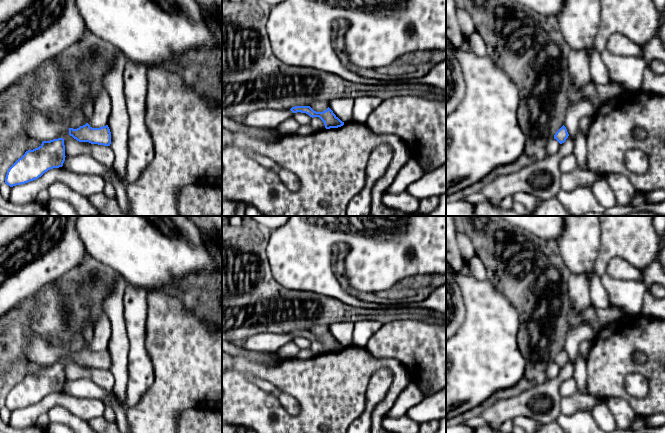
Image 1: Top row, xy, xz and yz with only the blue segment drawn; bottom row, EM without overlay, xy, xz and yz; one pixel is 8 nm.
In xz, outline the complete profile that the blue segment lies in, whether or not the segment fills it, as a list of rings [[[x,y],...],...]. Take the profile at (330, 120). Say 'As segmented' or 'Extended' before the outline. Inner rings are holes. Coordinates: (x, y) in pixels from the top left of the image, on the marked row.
As segmented. [[[295,106],[290,110],[293,113],[306,113],[312,118],[319,117],[324,122],[326,129],[338,128],[344,125],[344,122],[342,122],[329,107],[323,112],[316,112],[310,106]]]

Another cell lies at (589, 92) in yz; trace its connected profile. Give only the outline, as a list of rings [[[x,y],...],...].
[[[590,81],[587,85],[577,88],[571,82],[569,86],[569,107],[575,106],[582,100],[589,100],[598,111],[601,108],[602,101],[598,96],[596,84]]]

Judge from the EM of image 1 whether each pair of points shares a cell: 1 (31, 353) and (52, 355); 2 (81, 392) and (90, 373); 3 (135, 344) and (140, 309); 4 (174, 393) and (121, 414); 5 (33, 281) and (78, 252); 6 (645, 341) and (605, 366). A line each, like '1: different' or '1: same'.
1: same
2: different
3: same
4: different
5: same
6: same

